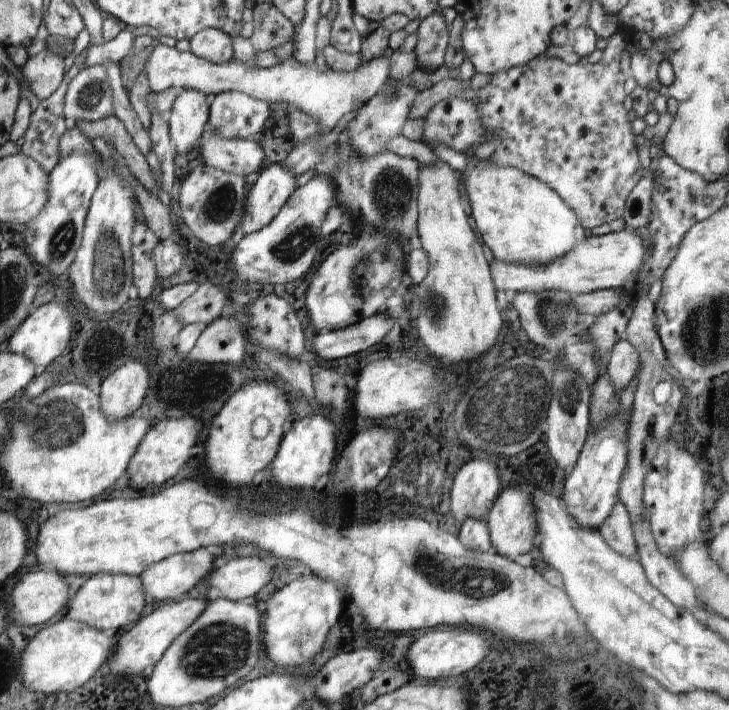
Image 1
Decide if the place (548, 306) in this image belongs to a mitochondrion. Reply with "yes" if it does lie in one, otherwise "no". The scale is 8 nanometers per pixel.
yes

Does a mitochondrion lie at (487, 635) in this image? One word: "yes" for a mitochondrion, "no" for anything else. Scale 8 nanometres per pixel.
no

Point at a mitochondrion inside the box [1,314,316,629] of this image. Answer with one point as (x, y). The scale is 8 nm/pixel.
(56, 423)

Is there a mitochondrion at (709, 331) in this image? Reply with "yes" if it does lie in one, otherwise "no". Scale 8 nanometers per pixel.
yes

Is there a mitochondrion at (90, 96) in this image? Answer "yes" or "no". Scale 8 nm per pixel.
yes

